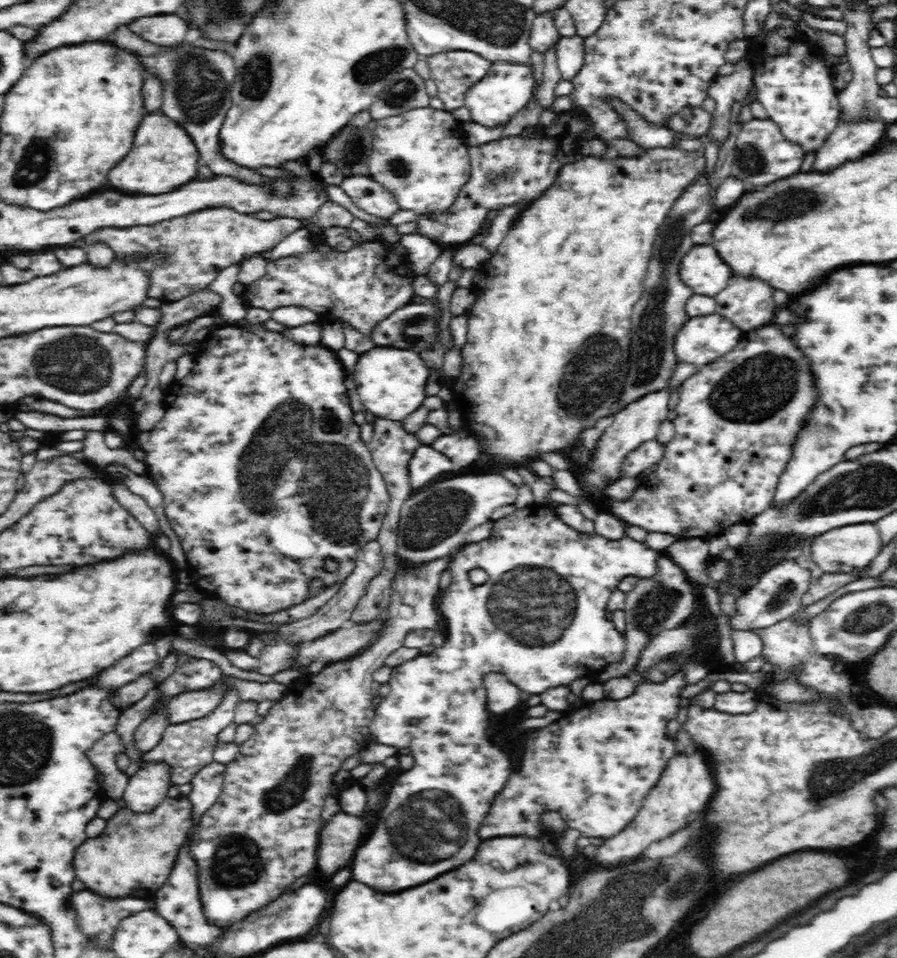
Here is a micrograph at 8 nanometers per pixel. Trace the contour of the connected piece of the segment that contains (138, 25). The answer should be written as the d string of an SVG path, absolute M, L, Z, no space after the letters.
M150 16L150 18L138 18L128 28L146 42L168 46L170 42L182 42L186 22L178 16Z

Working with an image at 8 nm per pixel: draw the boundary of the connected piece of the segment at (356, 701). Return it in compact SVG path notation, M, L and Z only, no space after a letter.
M456 552L432 561L430 566L426 566L426 574L417 574L417 577L402 578L398 572L392 586L393 599L386 618L387 627L378 644L357 657L328 664L319 673L291 683L285 697L272 705L260 724L253 726L248 740L240 745L238 756L227 763L220 797L200 814L188 842L188 853L194 860L200 888L199 904L208 925L232 926L253 910L274 900L288 886L296 884L298 878L317 870L321 857L321 834L327 823L320 814L326 798L332 795L333 786L337 784L334 775L344 760L365 746L374 746L376 741L372 727L375 710L371 708L375 697L374 671L388 664L391 654L402 646L404 636L414 628L442 632L444 616L438 606L442 594L440 576L452 566L454 556Z

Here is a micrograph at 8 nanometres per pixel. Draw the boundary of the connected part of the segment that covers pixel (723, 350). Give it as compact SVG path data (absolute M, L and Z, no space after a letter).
M710 314L710 316L698 316L698 318L690 318L682 330L678 330L678 334L674 336L674 358L676 358L676 368L672 372L666 391L668 394L674 394L682 388L682 385L690 378L694 377L698 370L706 365L712 364L720 356L726 356L728 352L734 350L738 342L742 340L742 332L736 330L726 318L718 316L718 314Z

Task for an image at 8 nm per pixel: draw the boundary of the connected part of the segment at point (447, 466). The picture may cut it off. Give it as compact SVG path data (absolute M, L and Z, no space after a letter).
M419 444L408 464L408 481L413 492L419 493L436 480L442 481L444 474L452 471L452 462L446 455L431 446Z

